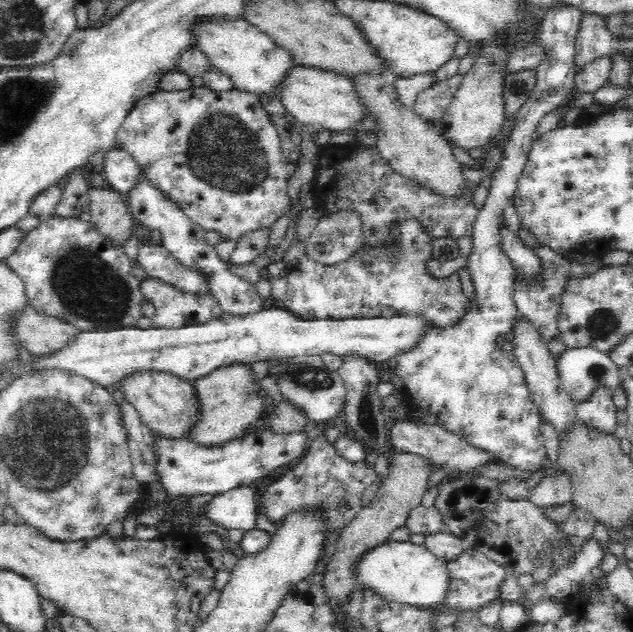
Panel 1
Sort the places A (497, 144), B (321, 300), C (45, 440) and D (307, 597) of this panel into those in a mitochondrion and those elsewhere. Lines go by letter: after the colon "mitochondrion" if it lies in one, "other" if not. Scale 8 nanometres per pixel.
A: other
B: other
C: mitochondrion
D: other

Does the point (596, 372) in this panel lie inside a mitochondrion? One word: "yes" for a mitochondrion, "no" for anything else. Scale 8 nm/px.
yes

